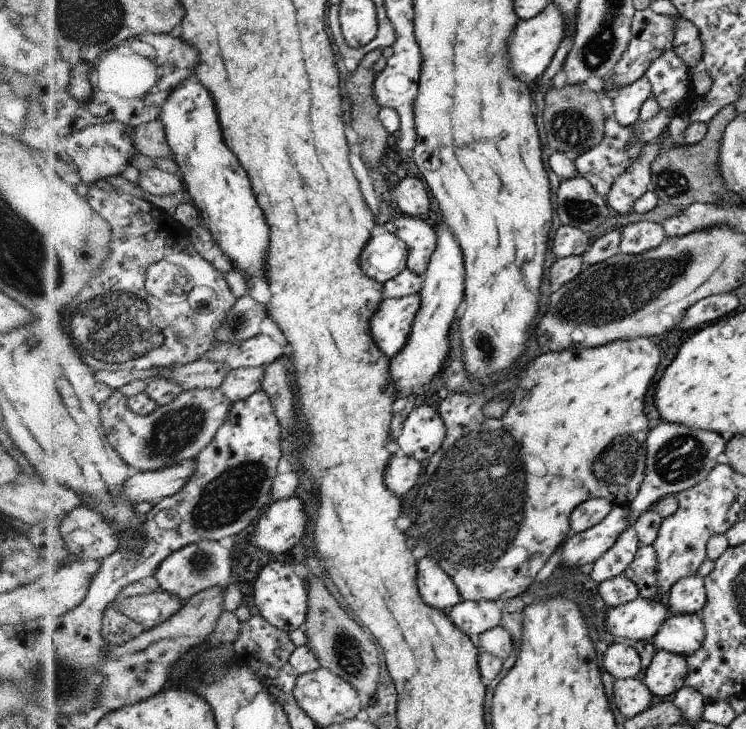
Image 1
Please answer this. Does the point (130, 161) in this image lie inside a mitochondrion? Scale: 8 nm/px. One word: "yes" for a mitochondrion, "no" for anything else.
no

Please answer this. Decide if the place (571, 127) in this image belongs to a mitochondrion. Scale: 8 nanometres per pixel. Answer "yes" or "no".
yes

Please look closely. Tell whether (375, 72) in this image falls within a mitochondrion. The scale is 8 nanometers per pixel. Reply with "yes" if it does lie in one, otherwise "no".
no

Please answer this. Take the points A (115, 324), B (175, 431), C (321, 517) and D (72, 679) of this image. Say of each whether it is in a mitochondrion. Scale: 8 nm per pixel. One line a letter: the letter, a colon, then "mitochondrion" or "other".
A: mitochondrion
B: mitochondrion
C: other
D: mitochondrion

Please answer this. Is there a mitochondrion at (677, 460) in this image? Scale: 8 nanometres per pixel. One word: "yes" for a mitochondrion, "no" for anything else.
yes

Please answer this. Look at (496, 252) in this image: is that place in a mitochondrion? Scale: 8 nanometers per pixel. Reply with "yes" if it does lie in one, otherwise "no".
no

